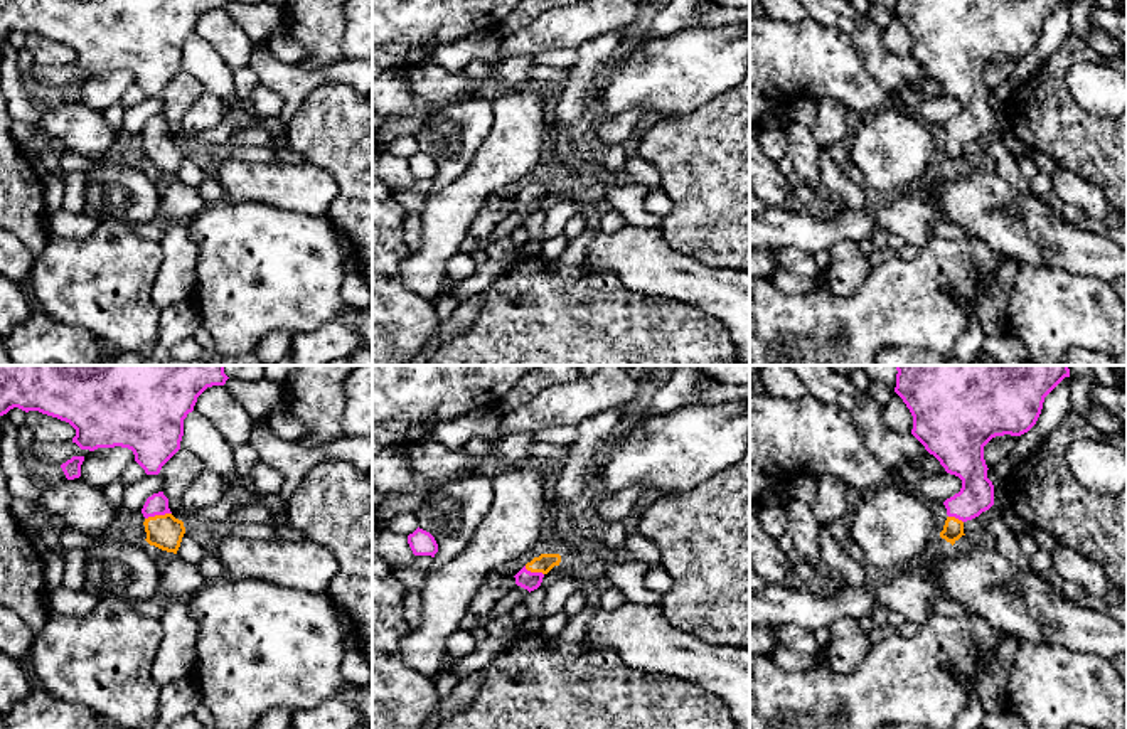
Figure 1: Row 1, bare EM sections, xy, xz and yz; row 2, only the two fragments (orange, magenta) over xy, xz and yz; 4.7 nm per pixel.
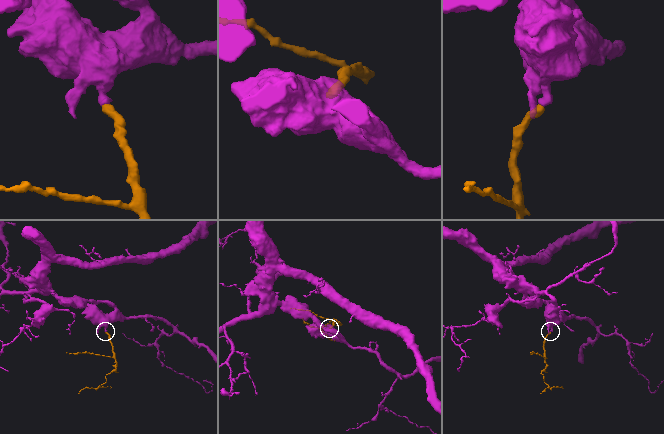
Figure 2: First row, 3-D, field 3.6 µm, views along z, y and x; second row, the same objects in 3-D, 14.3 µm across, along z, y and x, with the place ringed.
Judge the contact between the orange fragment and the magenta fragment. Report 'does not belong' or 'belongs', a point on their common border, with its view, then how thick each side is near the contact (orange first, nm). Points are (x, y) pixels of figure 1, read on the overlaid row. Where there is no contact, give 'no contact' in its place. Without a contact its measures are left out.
belongs; meets orange in xy at (157, 516); 160 nm thick on the orange side, 100 nm on the other

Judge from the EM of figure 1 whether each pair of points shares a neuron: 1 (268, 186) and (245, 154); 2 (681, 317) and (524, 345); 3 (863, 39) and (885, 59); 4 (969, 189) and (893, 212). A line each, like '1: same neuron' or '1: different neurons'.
1: different neurons
2: same neuron
3: same neuron
4: different neurons

